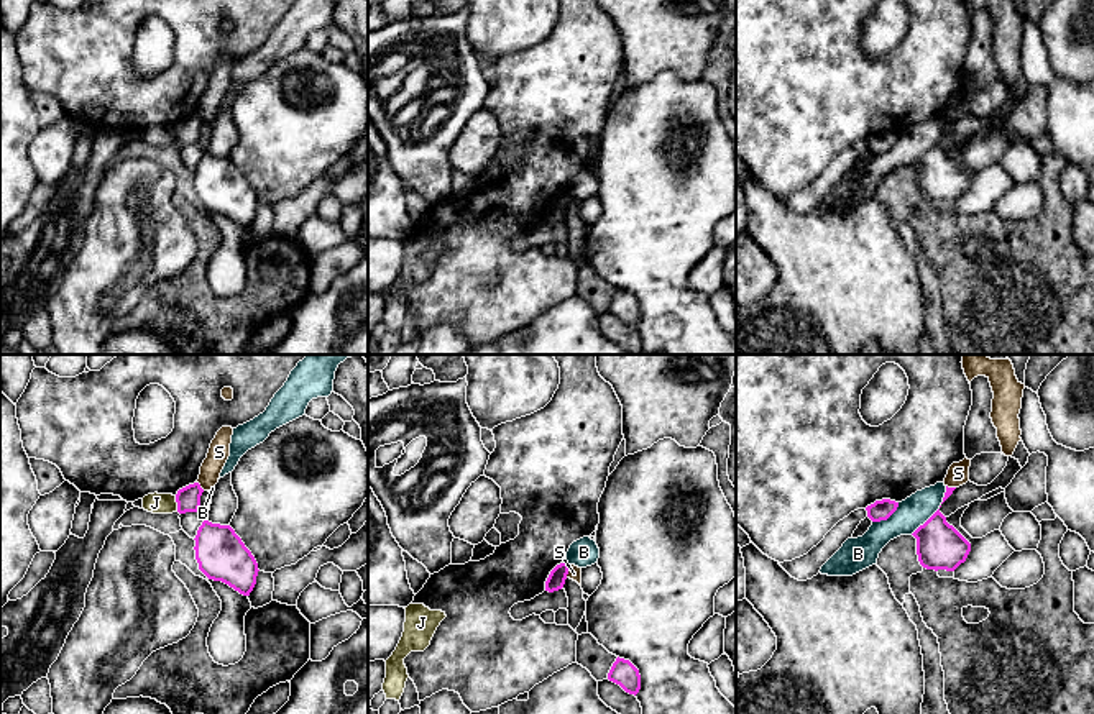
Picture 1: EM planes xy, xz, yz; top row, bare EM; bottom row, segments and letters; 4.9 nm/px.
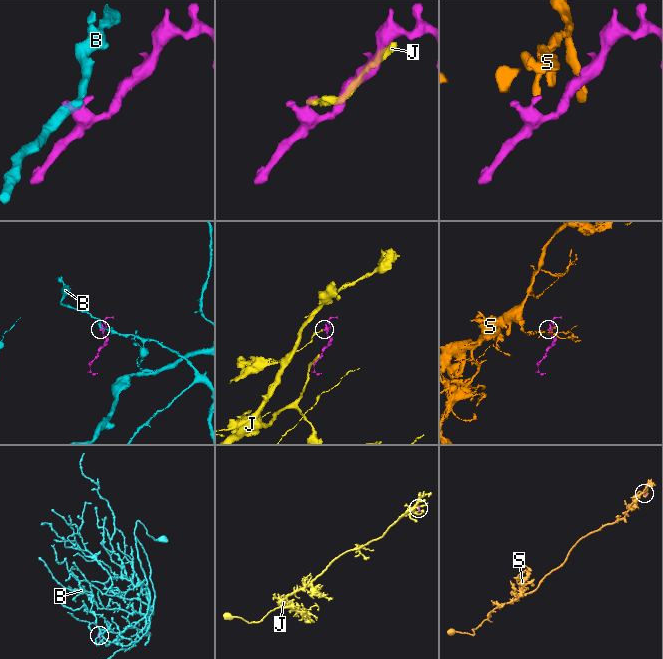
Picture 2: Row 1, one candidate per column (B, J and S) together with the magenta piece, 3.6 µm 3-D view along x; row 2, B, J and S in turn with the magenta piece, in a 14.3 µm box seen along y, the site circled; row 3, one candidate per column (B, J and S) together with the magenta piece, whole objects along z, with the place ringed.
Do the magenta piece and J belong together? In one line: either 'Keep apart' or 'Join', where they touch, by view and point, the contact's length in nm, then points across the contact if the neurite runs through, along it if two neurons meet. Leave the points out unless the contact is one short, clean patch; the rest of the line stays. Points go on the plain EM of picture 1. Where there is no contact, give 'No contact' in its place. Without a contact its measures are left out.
Keep apart. Touches magenta at xy (178, 137). Shared border 80 nm. Boundary: xy (174, 128), (178, 143)

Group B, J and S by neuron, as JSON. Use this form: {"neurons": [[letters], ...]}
{"neurons": [["B"], ["J"], ["S"]]}

